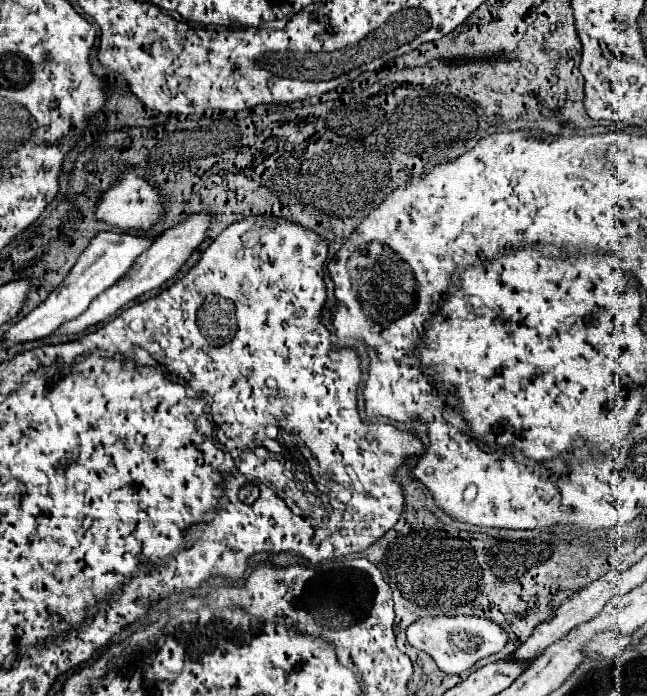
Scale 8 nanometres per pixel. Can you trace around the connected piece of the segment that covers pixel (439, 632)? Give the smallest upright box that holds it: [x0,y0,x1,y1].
[408,615,506,673]

